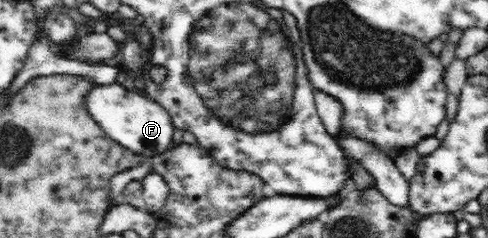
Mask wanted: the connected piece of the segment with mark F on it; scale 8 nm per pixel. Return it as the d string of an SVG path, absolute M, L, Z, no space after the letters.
M118 82L96 85L87 92L84 104L88 104L88 112L104 128L108 137L144 158L158 156L172 144L175 126L170 114L158 102L134 93L125 85Z

